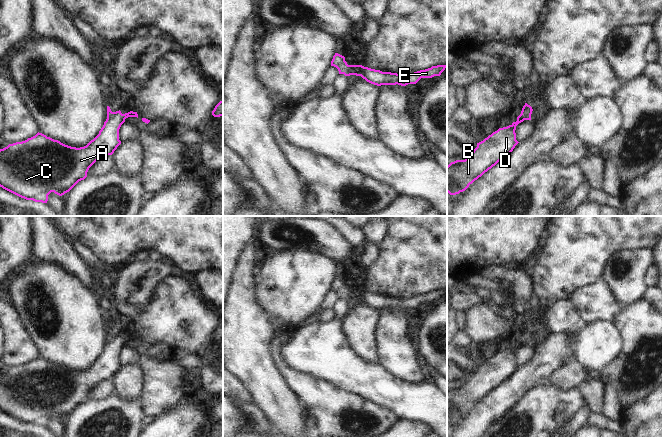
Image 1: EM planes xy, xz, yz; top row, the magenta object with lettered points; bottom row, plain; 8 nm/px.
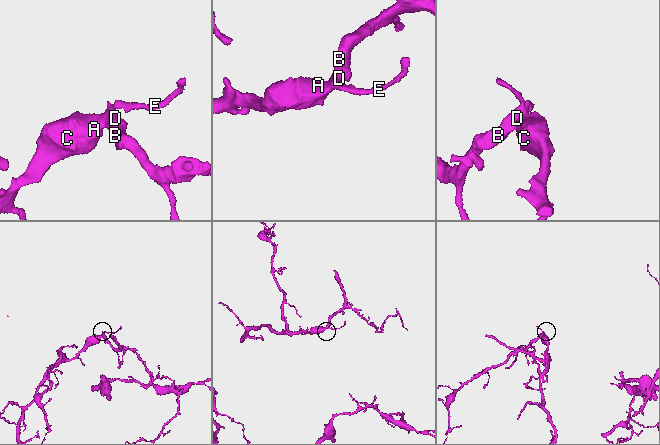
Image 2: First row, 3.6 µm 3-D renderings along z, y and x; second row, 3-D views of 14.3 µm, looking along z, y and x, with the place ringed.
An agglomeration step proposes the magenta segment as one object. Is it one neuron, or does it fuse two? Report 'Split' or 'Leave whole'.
Leave whole.

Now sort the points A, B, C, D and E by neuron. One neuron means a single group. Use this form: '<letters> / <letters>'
A B C D E

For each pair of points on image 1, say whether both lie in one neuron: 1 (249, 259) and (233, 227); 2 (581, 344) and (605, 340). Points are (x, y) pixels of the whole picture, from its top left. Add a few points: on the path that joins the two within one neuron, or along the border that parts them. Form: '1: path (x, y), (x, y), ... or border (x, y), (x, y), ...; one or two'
1: border (251, 240), (241, 250), (234, 268); two
2: path (587, 344), (599, 343); one

